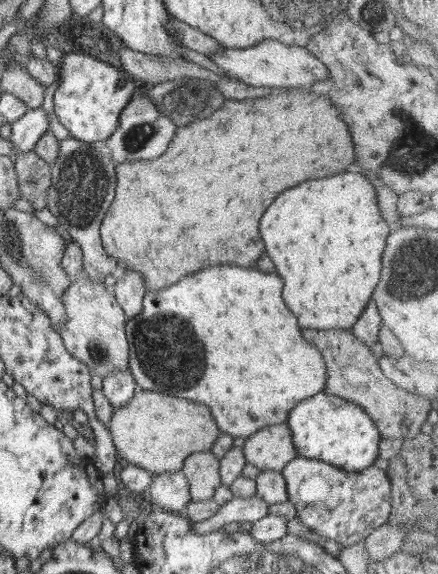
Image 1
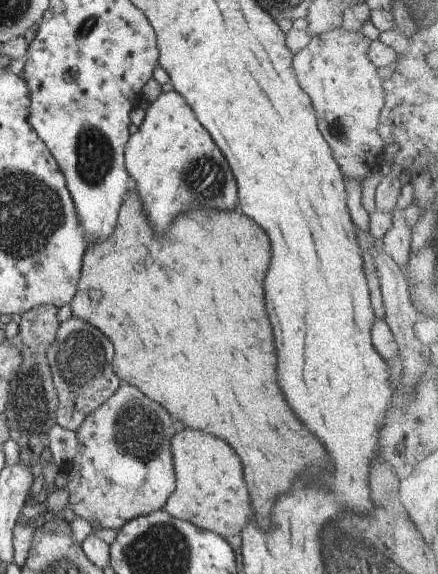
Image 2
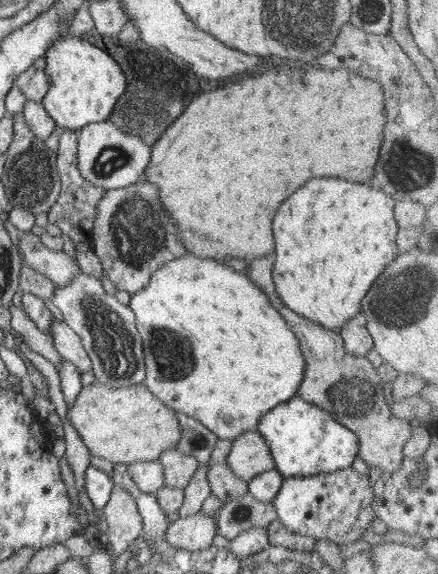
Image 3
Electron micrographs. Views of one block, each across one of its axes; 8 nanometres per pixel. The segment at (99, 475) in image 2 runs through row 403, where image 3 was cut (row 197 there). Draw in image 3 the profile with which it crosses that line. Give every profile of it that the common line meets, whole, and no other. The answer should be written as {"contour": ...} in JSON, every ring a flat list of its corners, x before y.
{"contour":[[144,178,126,188,105,189,100,202,96,204,92,250,102,263,104,275,116,285,118,291,124,291,130,295,142,291,148,286,156,270,186,254,186,250,180,246,176,238,176,228,172,220,168,218,166,212,160,212,160,210,164,208,158,202,158,188,152,182,146,182]]}

